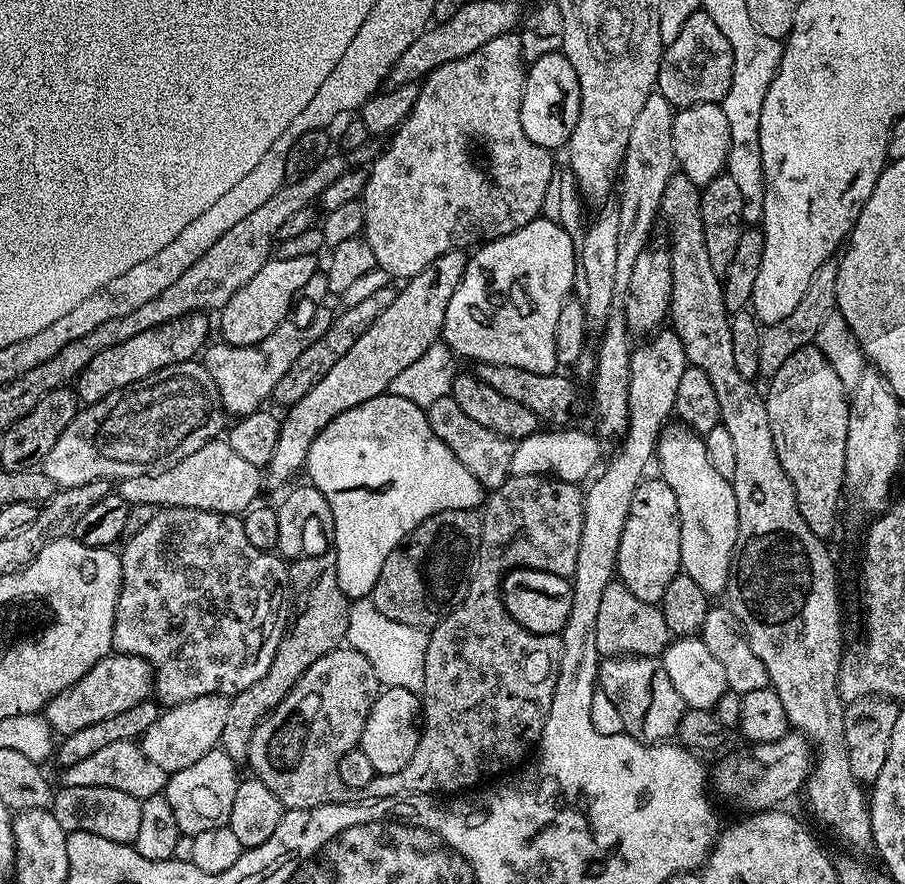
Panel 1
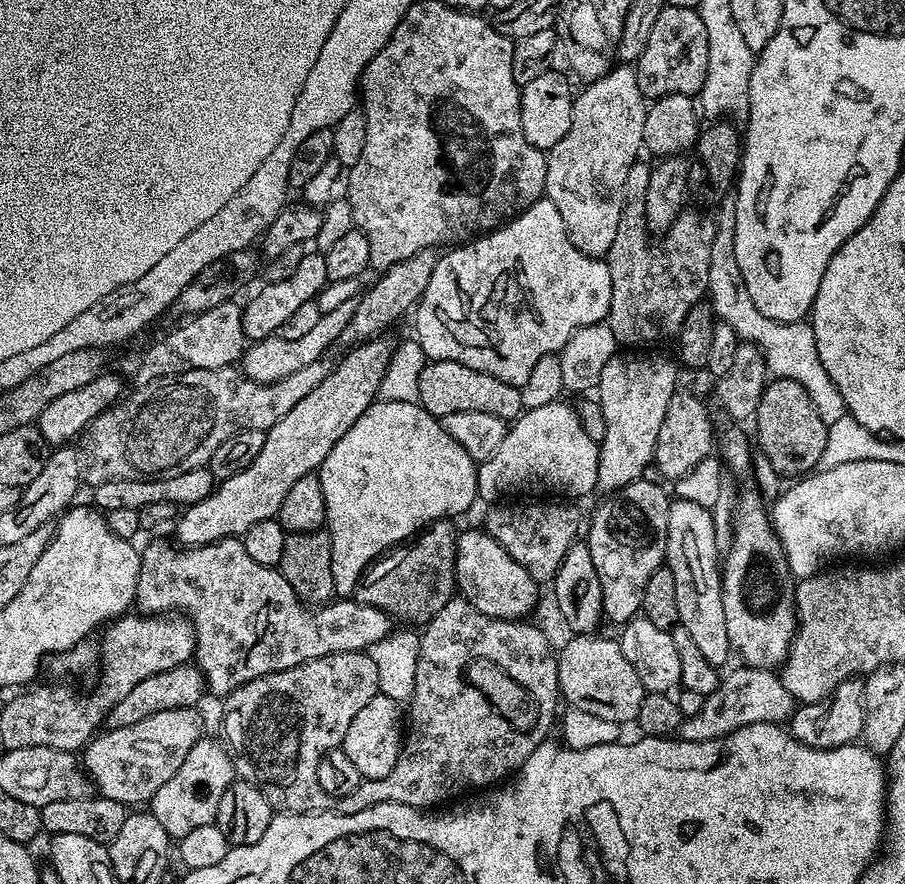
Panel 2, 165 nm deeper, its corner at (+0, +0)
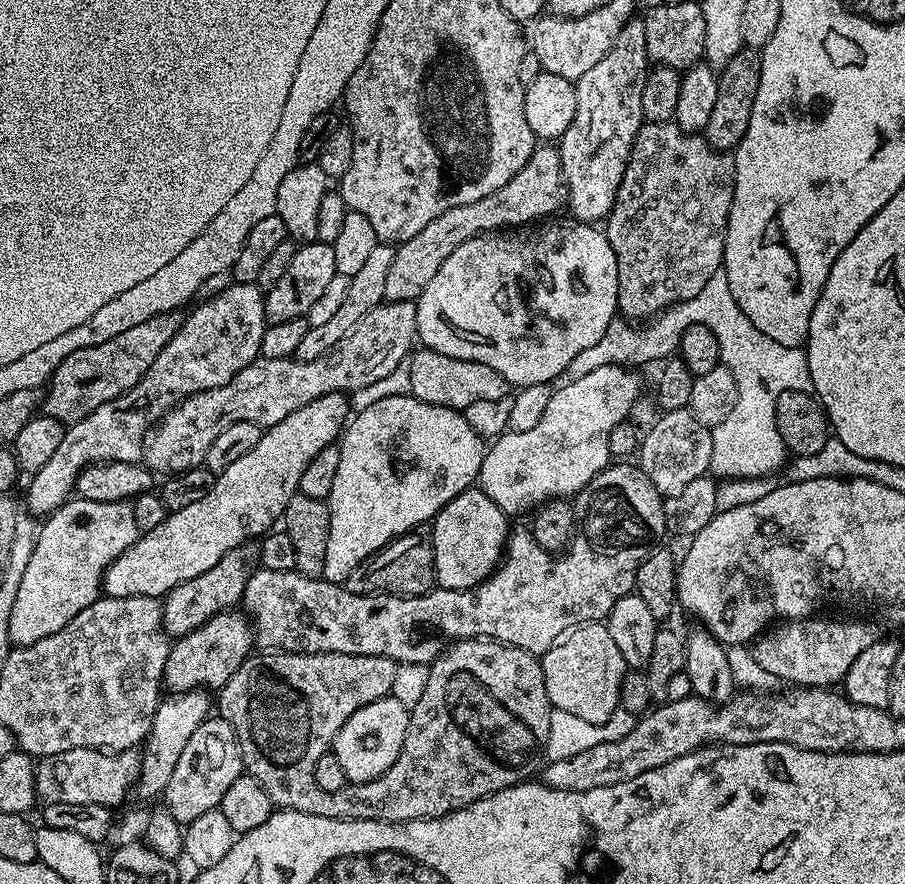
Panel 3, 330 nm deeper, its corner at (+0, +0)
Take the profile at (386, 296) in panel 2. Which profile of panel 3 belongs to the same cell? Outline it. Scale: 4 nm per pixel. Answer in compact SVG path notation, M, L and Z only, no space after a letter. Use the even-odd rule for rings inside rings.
M537 146L532 156L510 182L506 182L494 194L478 198L478 202L466 202L466 206L454 206L446 214L438 214L434 222L428 223L414 238L404 241L396 248L394 262L390 262L386 277L385 301L419 300L422 290L430 286L434 274L438 274L442 262L472 236L486 232L507 230L513 226L527 226L541 218L551 217L566 204L564 171L560 165L560 153L552 146Z

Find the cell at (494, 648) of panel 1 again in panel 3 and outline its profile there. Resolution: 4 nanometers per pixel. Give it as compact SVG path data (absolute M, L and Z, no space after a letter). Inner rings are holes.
M457 640L434 661L436 712L429 714L428 724L420 724L417 728L415 725L394 766L370 782L350 782L342 790L333 792L322 790L322 786L314 782L314 766L318 758L331 749L338 730L346 718L354 714L354 710L391 693L398 665L389 656L279 650L264 650L259 654L261 656L249 655L219 689L218 712L236 731L247 775L253 776L263 786L270 794L273 805L280 810L339 820L381 820L391 824L445 816L498 790L513 788L527 781L540 751L545 751L552 729L554 709L546 694L542 666L533 653L514 648L511 644L502 644L499 640ZM519 692L520 720L504 705Z

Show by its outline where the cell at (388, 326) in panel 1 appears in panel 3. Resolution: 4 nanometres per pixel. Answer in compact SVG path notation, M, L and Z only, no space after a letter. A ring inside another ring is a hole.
M343 392L326 394L322 398L314 398L310 406L302 406L302 410L294 410L294 414L286 414L282 422L273 428L263 429L258 446L250 450L250 454L238 458L238 462L226 466L212 481L210 494L204 495L199 502L186 506L186 510L169 512L168 516L154 530L143 533L135 540L109 568L104 571L102 585L103 595L114 598L134 598L135 596L154 596L163 598L168 591L190 578L198 578L198 574L206 574L210 566L214 566L226 553L234 550L234 546L246 543L247 540L260 538L273 527L272 524L283 517L290 498L294 498L300 490L300 479L310 466L310 458L324 450L326 446L339 441L350 419L350 400Z

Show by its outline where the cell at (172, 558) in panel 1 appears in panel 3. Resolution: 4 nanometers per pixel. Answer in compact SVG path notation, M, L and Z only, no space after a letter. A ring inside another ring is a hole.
M612 462L576 493L576 527L567 550L559 554L547 552L533 538L531 531L513 531L508 537L506 555L497 564L495 572L473 588L454 590L436 586L422 596L351 592L344 584L332 584L318 576L303 576L298 571L283 572L261 566L246 582L242 604L254 617L254 640L264 650L389 656L397 665L431 665L457 640L487 638L533 654L542 654L550 642L562 634L562 630L576 624L603 621L610 614L614 602L635 589L641 560L657 543L655 540L666 532L664 499L654 482L650 482L650 478L646 478L635 463Z

